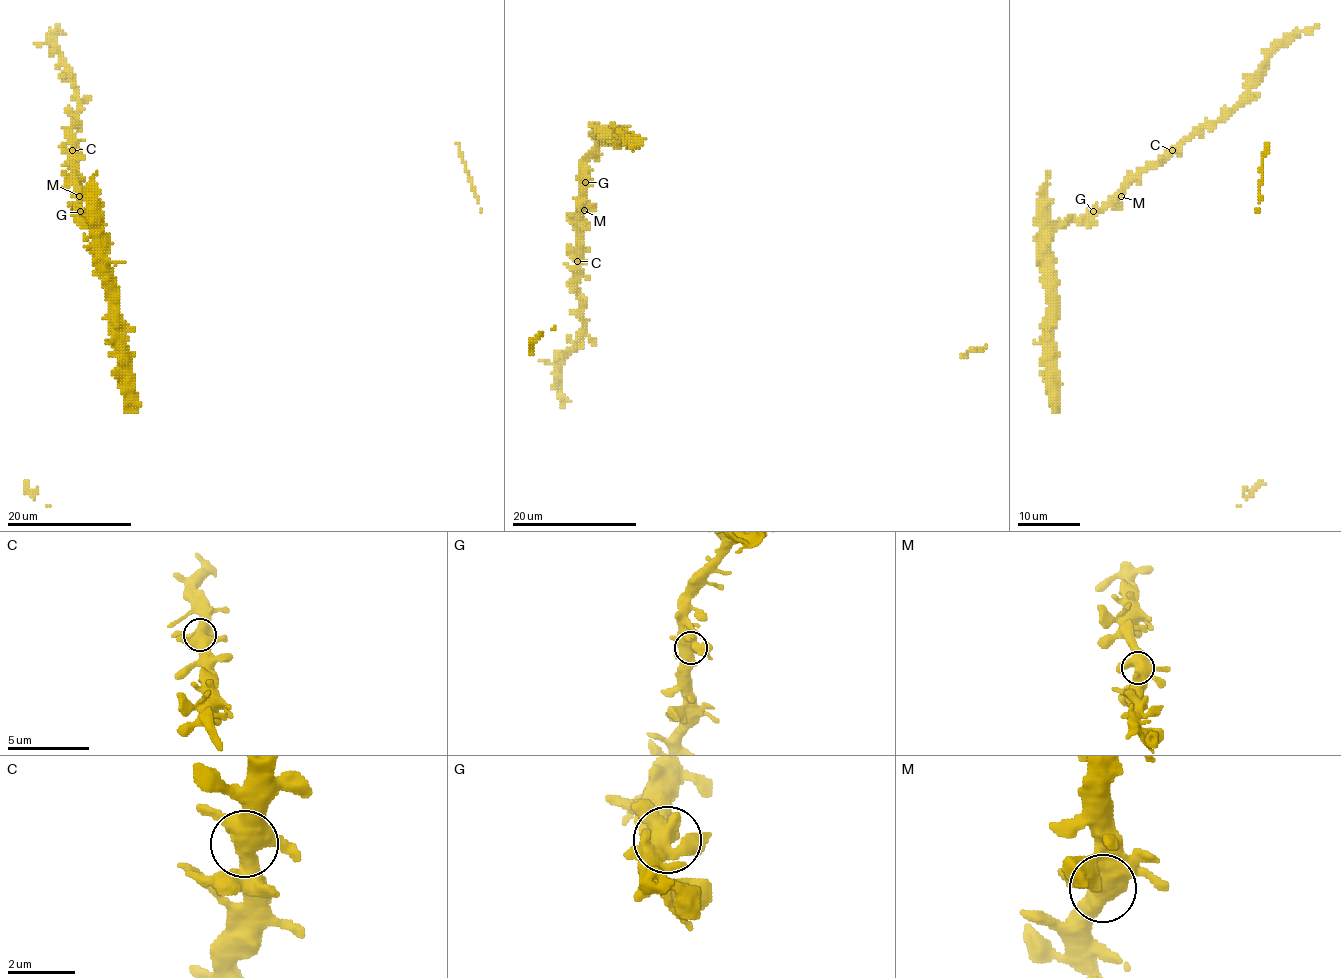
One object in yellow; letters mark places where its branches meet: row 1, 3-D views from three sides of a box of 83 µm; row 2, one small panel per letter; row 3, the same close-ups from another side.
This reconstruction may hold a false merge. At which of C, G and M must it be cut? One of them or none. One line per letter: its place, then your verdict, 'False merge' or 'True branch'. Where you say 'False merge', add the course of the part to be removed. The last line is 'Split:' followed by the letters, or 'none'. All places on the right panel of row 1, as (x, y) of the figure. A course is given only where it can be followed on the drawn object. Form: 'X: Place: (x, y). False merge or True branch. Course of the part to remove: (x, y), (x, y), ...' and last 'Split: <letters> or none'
C: Place: (1172, 150). True branch
G: Place: (1093, 211). True branch
M: Place: (1121, 196). True branch
Split: none

